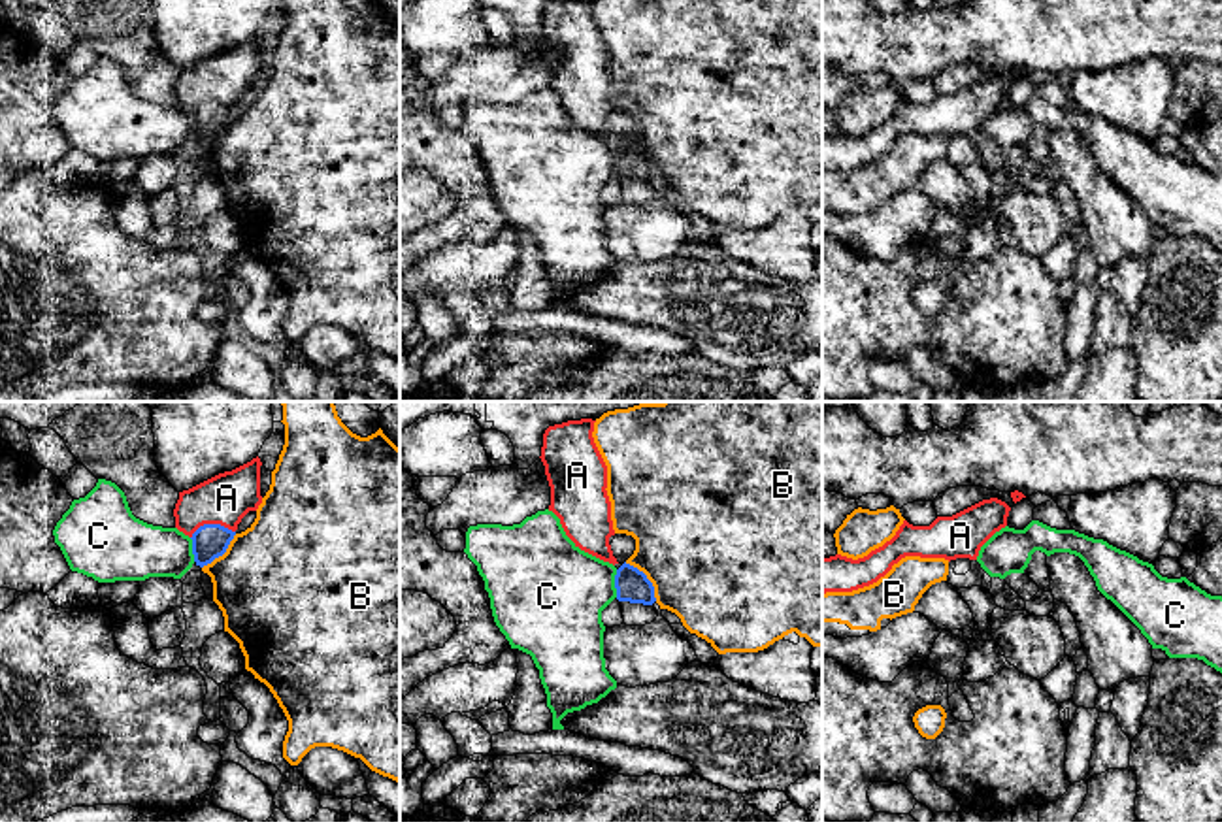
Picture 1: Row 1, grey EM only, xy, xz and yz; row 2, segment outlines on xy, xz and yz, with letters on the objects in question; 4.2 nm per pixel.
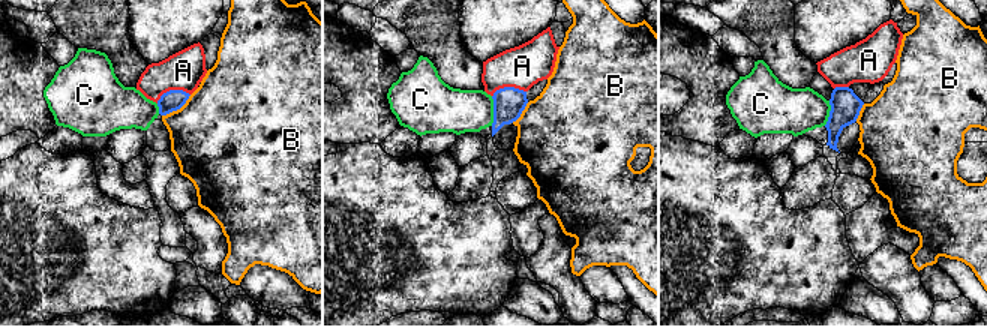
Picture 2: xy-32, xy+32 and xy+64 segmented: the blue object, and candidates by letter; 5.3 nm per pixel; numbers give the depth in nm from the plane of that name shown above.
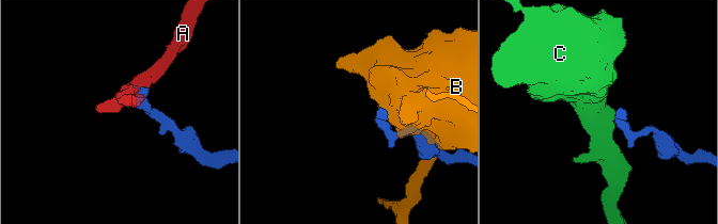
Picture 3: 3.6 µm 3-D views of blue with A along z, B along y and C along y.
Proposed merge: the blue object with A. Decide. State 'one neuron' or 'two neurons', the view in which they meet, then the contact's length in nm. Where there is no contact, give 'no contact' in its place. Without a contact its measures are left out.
two neurons | xy | 190 nm

